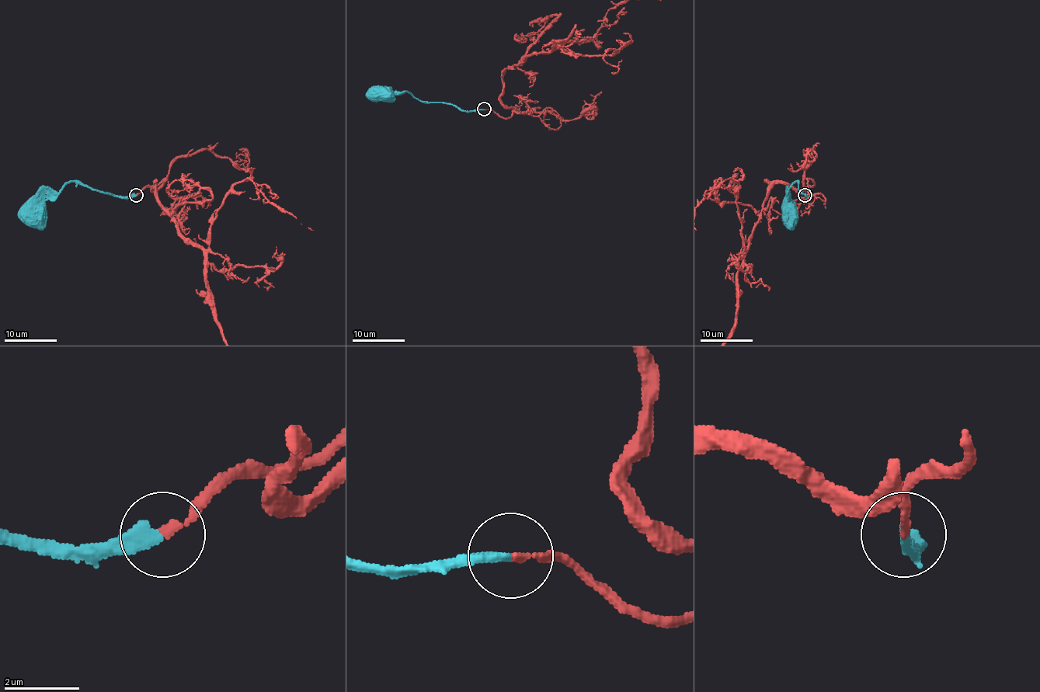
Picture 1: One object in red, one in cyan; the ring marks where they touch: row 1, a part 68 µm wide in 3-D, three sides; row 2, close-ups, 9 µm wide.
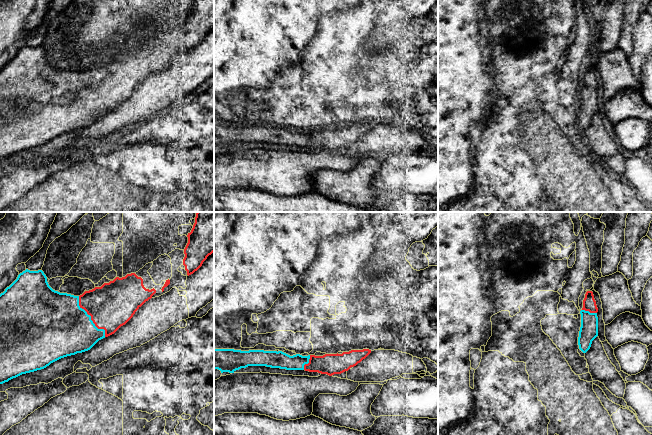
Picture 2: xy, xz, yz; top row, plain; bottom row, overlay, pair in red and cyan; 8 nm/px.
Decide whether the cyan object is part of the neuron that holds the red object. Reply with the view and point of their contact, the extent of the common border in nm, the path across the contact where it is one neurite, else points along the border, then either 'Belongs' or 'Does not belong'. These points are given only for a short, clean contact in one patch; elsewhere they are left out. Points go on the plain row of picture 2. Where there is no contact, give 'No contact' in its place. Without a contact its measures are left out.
Touches red at xy (91, 94). Shared border 400 nm. Path across: xy (112, 81), (91, 94), (62, 104). Belongs

